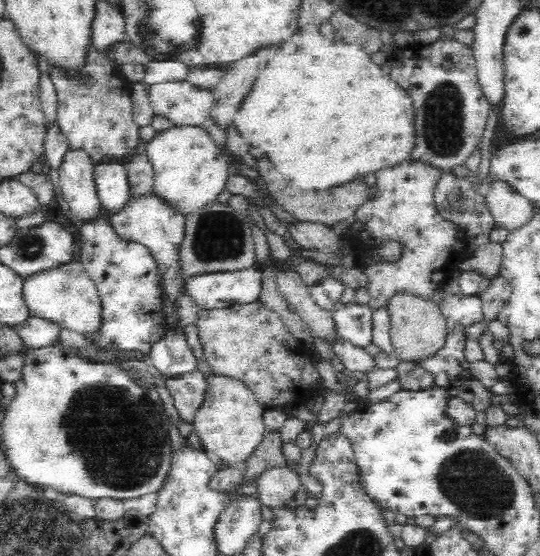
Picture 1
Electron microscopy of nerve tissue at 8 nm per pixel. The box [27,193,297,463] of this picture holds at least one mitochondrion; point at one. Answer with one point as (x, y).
(219, 235)

